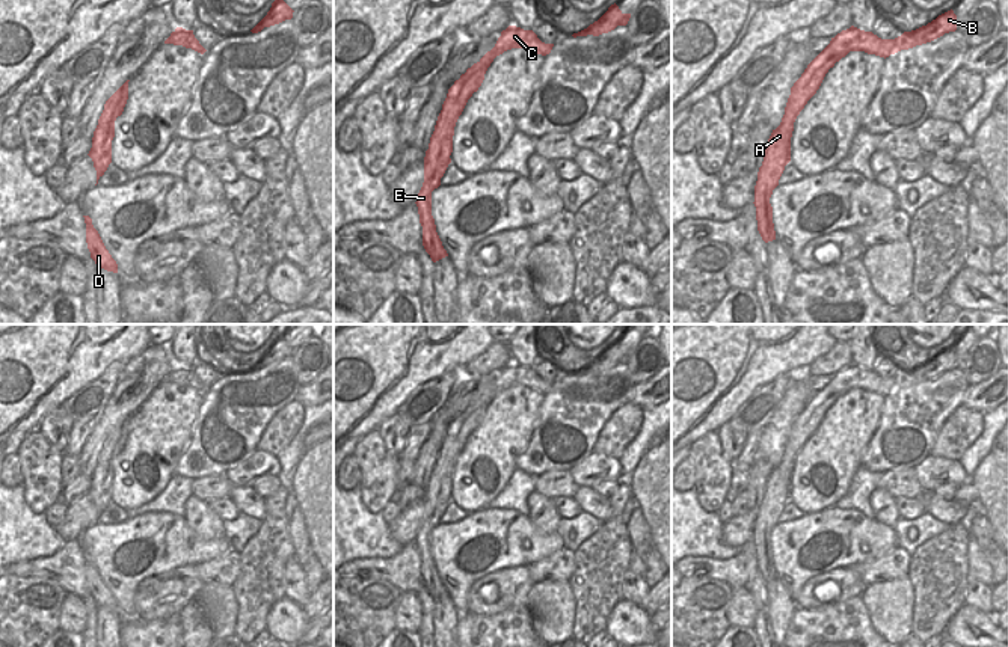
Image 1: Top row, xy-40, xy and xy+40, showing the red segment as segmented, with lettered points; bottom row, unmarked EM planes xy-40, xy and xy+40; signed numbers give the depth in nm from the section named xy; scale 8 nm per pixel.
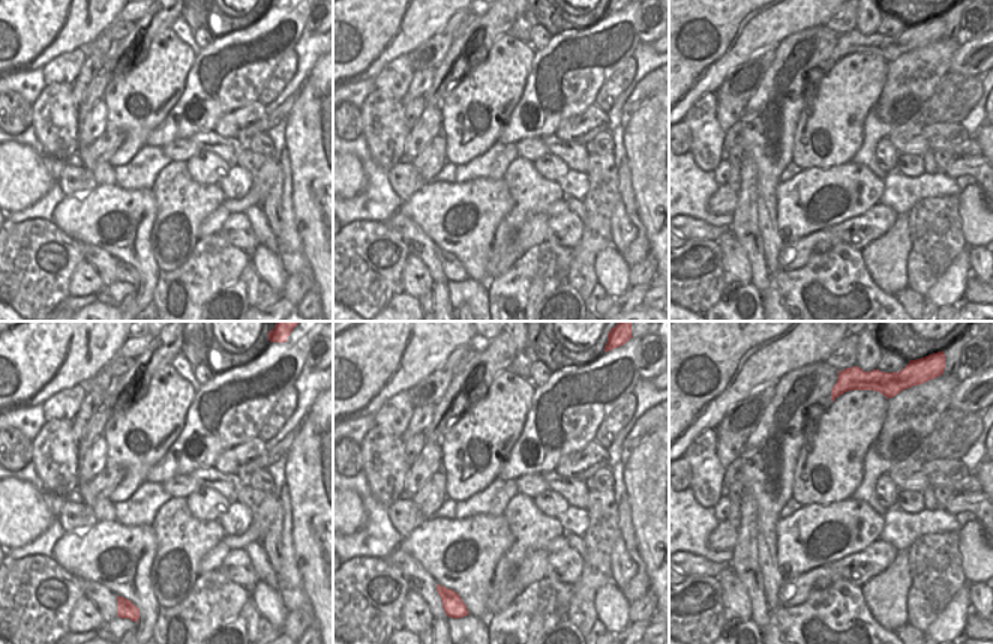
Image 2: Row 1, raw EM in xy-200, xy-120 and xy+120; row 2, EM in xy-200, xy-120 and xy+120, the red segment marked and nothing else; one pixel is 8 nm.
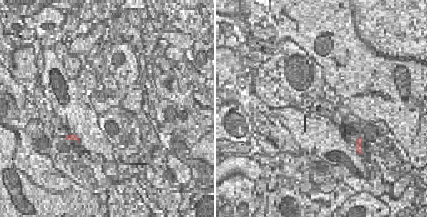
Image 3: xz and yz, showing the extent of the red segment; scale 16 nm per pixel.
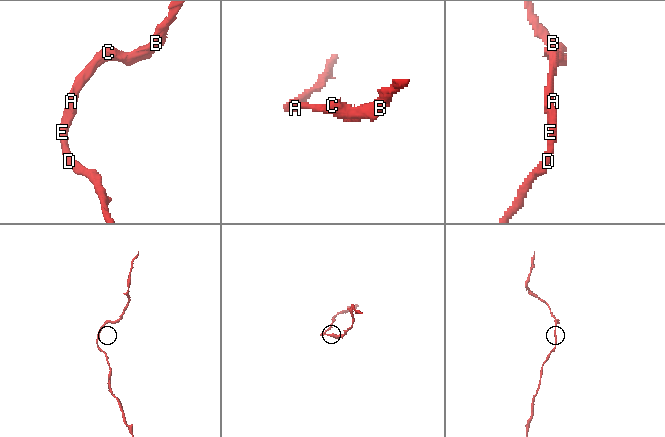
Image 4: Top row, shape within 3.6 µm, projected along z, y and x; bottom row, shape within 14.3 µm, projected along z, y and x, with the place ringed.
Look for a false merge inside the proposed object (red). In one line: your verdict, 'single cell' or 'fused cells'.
single cell

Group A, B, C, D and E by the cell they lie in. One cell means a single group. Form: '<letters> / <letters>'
A B C D E

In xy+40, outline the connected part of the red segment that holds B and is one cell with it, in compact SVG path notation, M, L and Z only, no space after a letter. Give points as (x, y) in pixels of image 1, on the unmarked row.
M951 347L927 363L904 369L895 377L881 377L872 369L865 369L854 363L831 376L830 382L807 403L801 415L791 425L782 460L773 468L764 490L764 499L754 523L753 541L756 544L758 569L765 581L776 578L770 535L779 523L785 504L791 499L794 460L807 439L819 427L828 407L850 389L865 389L886 397L901 388L931 380L955 368L957 353Z

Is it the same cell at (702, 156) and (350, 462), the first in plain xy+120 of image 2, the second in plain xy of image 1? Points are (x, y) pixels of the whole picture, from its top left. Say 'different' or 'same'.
different

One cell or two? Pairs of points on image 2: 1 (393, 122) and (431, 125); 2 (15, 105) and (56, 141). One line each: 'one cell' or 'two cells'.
1: two cells
2: two cells

